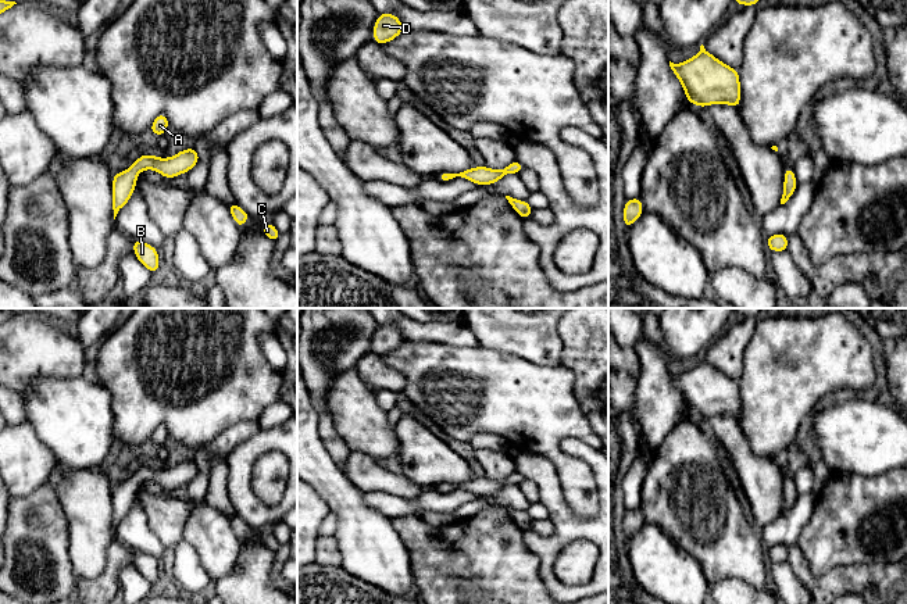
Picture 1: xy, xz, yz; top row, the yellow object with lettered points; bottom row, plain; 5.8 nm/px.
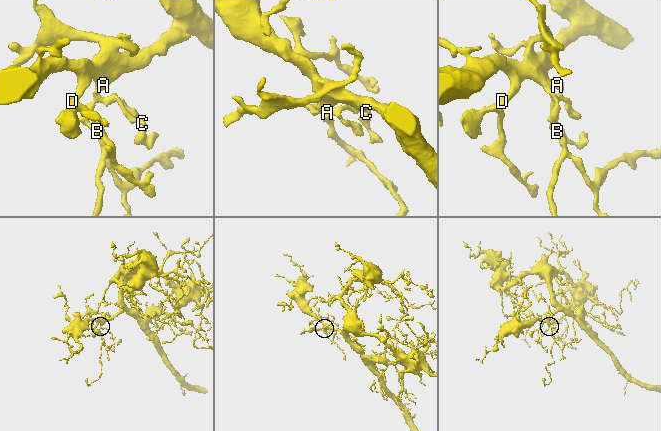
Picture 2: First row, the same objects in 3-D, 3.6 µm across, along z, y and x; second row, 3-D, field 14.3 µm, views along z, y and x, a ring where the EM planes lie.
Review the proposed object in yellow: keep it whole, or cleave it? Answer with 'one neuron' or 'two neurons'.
one neuron

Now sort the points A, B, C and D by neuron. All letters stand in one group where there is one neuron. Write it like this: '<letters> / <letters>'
A B C D

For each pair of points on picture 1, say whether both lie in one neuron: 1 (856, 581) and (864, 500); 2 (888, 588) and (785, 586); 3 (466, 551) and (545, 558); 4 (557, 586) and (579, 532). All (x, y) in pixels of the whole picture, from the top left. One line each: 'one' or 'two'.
1: two
2: two
3: two
4: one

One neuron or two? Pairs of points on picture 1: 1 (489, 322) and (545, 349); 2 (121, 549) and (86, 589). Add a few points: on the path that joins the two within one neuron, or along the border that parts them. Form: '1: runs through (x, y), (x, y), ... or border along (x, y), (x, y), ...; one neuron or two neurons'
1: runs through (503, 322), (518, 322), (531, 335); one neuron
2: runs through (115, 560), (111, 571), (97, 585); one neuron

